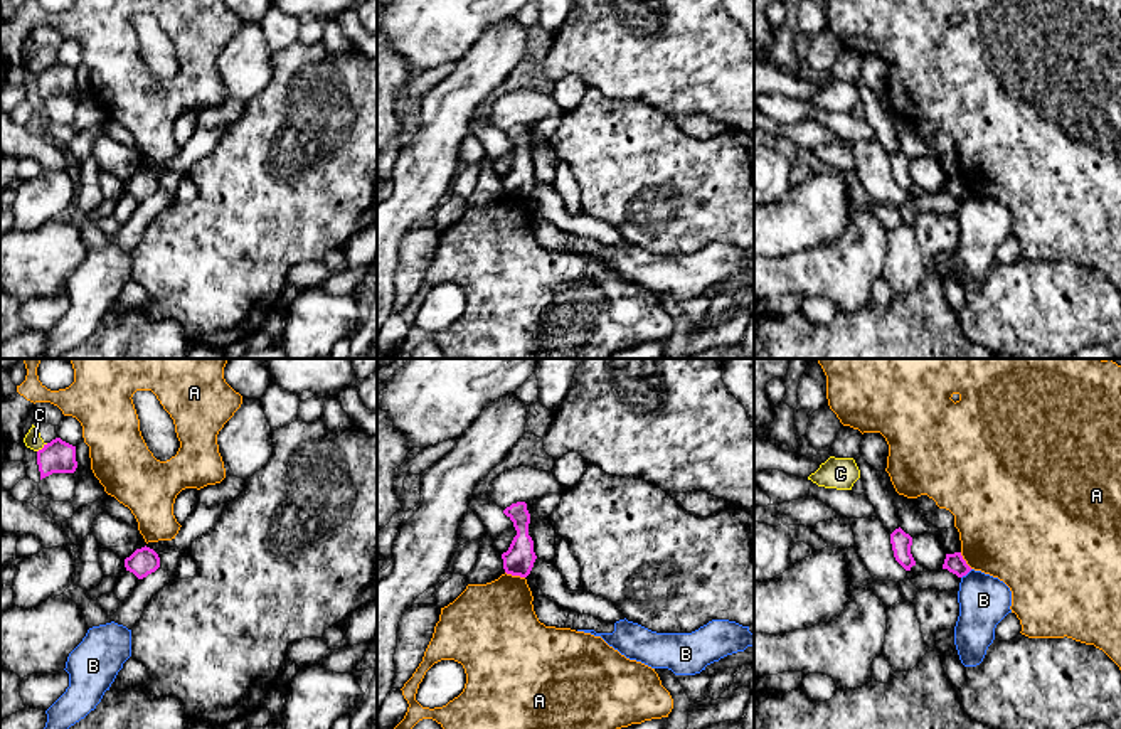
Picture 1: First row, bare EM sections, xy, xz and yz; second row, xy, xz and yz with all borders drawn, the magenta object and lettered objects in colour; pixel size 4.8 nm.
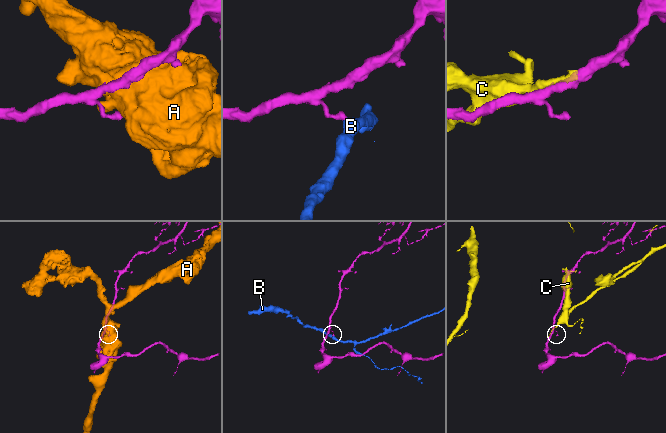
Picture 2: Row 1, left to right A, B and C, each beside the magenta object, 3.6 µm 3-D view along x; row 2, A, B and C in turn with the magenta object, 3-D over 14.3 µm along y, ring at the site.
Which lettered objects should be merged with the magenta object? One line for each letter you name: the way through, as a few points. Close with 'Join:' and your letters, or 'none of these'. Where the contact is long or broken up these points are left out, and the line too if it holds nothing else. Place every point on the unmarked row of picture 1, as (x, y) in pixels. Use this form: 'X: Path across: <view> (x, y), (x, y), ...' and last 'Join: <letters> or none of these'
Join: none of these

